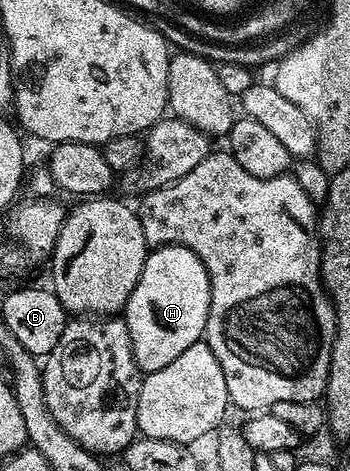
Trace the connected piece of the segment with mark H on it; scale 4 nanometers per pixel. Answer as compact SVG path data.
M158 246L150 249L145 255L143 272L139 284L131 292L129 302L123 311L127 324L127 332L131 332L131 348L135 356L135 364L145 374L159 372L159 368L167 368L175 356L179 356L191 344L202 341L207 324L207 316L211 308L211 284L207 268L186 246Z

